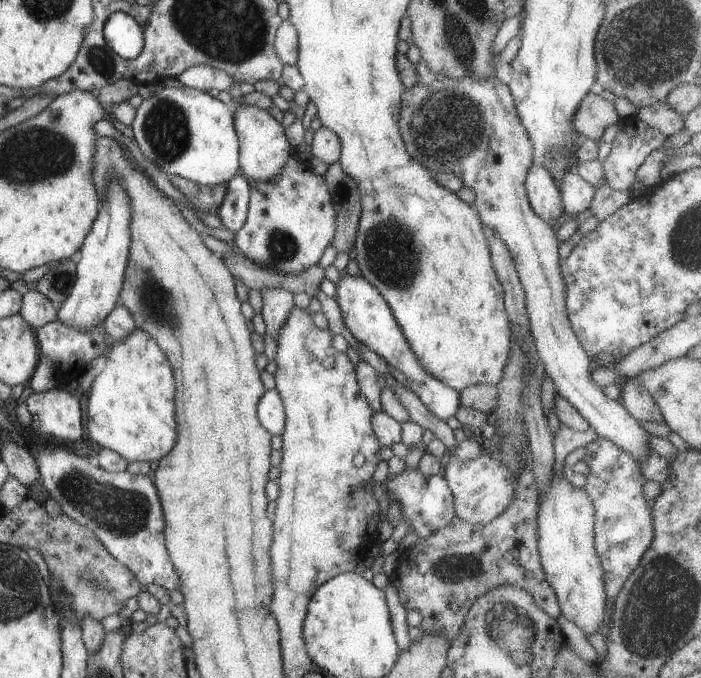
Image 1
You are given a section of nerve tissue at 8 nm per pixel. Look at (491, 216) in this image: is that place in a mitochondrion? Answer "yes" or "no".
no

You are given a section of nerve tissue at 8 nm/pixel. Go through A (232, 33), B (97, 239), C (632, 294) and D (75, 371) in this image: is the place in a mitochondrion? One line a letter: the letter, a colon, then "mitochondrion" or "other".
A: mitochondrion
B: other
C: other
D: other

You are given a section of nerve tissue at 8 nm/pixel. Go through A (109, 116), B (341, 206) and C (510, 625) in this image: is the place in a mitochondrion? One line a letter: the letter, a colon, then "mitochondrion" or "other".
A: other
B: other
C: mitochondrion

